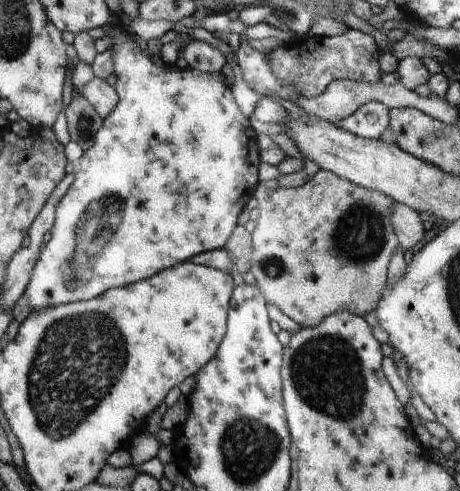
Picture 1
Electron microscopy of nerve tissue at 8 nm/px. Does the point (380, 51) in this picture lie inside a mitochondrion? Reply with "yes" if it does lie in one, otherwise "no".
no

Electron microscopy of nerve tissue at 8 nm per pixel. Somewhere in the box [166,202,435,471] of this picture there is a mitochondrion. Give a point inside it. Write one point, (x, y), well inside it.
(326, 372)

